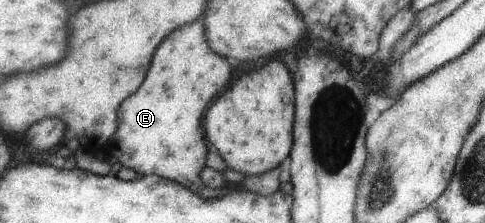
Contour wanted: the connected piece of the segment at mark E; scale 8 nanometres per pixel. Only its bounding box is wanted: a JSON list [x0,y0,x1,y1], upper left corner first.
[111,19,230,191]

